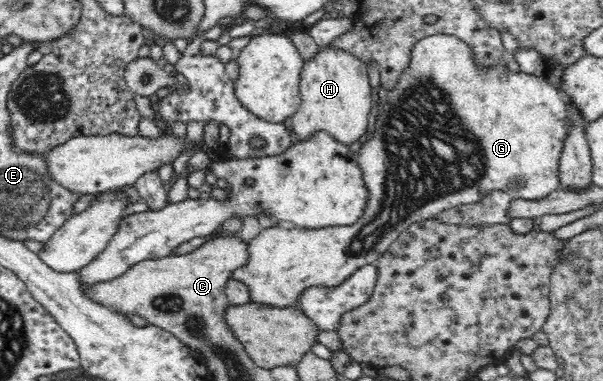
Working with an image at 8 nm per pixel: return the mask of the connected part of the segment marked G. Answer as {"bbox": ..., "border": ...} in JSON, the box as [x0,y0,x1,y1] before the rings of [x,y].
{"bbox":[232,35,571,308],"border":[[[432,35],[419,40],[412,49],[409,67],[400,75],[397,85],[387,92],[386,104],[380,108],[375,121],[375,132],[371,140],[355,148],[357,151],[357,161],[364,176],[364,183],[370,193],[370,200],[366,206],[366,212],[362,220],[352,226],[326,227],[319,229],[300,229],[293,226],[283,225],[276,228],[262,229],[260,234],[248,243],[250,249],[249,261],[243,267],[237,268],[233,272],[232,278],[242,281],[248,287],[250,293],[250,304],[266,306],[267,308],[300,308],[299,298],[305,290],[312,287],[326,287],[328,289],[340,286],[346,279],[354,274],[364,265],[375,264],[377,259],[389,250],[389,247],[398,239],[412,223],[424,221],[440,215],[446,210],[462,205],[478,204],[480,200],[494,190],[506,192],[511,199],[523,199],[536,201],[549,196],[552,192],[559,190],[560,176],[559,164],[562,158],[563,148],[566,137],[569,135],[571,127],[571,115],[567,109],[567,99],[561,94],[560,90],[550,84],[543,77],[507,71],[507,67],[502,65],[495,66],[489,71],[482,71],[476,67],[472,59],[472,49],[464,41],[454,37],[454,35]]]}

